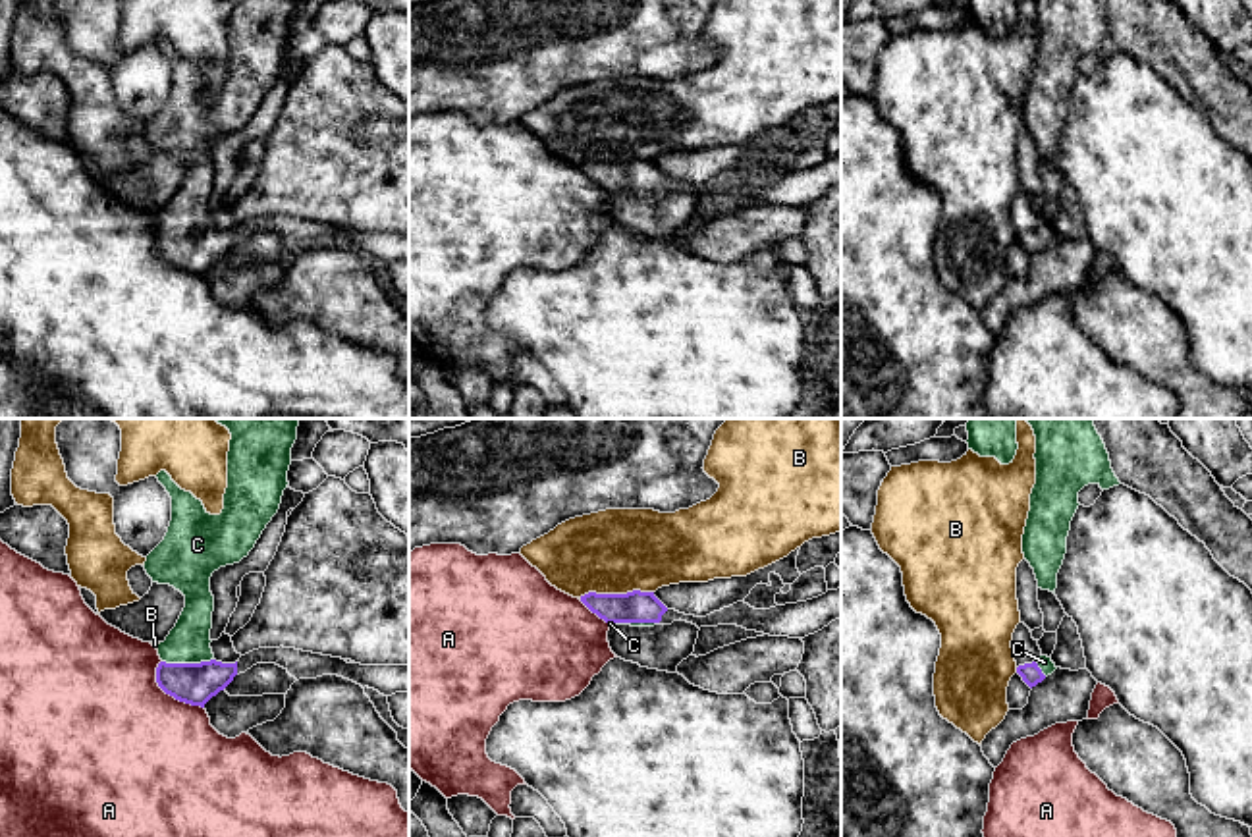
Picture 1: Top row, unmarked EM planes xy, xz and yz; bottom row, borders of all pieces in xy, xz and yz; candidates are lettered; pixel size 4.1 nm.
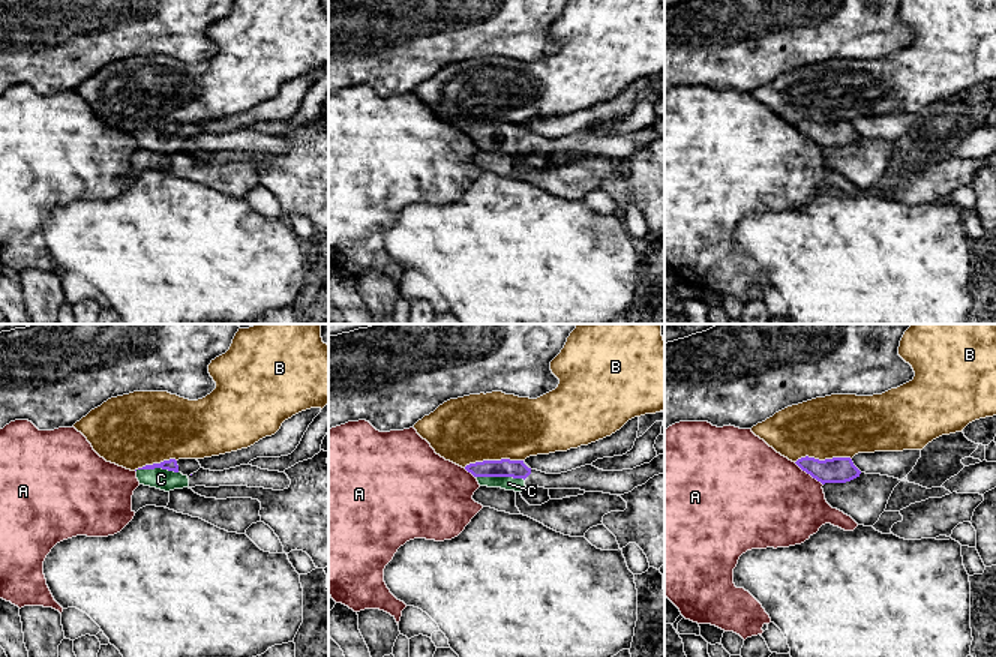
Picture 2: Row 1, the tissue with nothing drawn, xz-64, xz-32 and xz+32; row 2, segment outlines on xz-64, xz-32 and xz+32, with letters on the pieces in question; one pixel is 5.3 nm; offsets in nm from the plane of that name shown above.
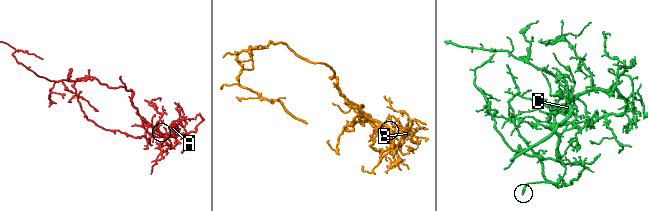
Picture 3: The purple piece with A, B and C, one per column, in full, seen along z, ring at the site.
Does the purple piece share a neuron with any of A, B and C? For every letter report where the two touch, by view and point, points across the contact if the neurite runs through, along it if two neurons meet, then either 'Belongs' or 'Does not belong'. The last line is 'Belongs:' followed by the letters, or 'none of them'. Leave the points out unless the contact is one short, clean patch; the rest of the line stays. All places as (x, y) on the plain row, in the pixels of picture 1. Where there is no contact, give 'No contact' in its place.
A: Touches purple at xy (168, 261). Boundary: xy (161, 228), (157, 251), (176, 267), (203, 276). Does not belong
B: Touches purple at xz (616, 162). Does not belong
C: Touches purple at xy (188, 232). Path across: xy (193, 251), (188, 232), (190, 209). Belongs
Belongs: C

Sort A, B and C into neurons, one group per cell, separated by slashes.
A / B / C

